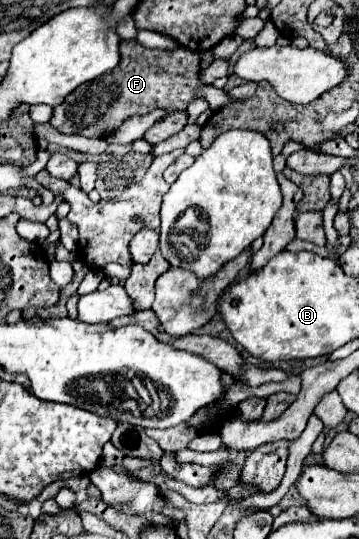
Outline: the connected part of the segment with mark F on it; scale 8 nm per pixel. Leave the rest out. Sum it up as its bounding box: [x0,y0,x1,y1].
[50,40,232,138]

